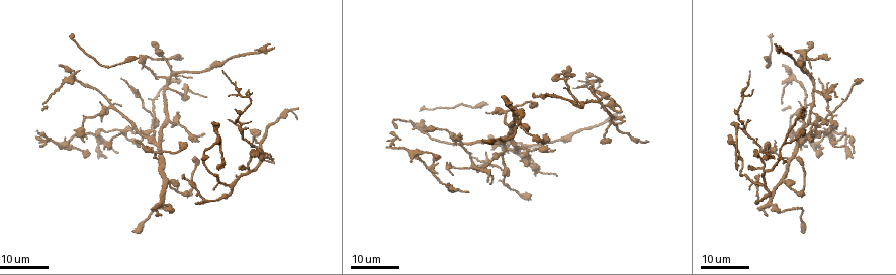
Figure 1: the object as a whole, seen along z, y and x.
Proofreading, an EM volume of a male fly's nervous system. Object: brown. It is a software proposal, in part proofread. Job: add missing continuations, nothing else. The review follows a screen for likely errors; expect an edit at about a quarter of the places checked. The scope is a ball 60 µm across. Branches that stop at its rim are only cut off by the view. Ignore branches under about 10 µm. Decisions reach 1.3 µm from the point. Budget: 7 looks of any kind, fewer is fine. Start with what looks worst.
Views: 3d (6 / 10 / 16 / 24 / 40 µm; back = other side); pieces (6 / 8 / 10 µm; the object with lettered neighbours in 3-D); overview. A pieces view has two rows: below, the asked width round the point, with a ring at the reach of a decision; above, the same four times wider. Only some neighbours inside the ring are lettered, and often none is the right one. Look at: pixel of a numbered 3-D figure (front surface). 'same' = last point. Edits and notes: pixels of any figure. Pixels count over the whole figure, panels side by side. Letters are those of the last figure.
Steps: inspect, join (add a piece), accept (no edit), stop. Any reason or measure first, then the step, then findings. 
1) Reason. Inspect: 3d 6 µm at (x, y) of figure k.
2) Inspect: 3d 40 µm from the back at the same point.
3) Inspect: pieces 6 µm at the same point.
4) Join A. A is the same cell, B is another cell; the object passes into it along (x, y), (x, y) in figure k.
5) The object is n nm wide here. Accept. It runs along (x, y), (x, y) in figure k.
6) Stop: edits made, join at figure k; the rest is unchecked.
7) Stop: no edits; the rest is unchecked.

Free end. Inspect: 3d 16 µm at (829, 57) of figure 1.

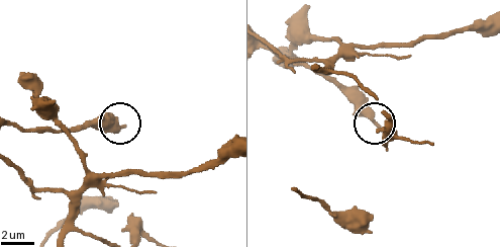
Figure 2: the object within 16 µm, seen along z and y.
Inspect: pieces 8 µm at (122, 126) of figure 2.

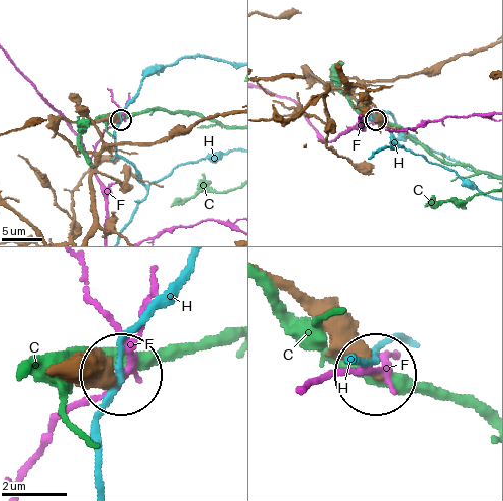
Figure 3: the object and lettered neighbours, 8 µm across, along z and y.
Accept. C, F and H are other cells; it runs along (271, 273), (374, 374) in figure 3; no lettered piece goes on from it.

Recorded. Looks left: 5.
An open end. Inspect: 3d 16 µm at (797, 157) of figure 1.

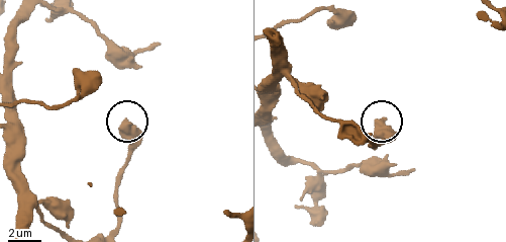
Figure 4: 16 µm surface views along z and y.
What lies round it. Inspect: pieces 10 µm at (124, 120) of figure 4.

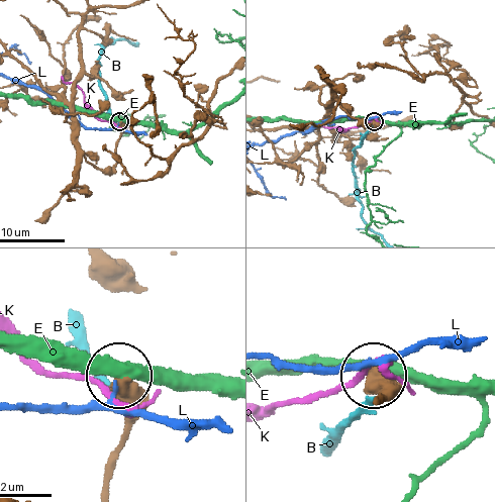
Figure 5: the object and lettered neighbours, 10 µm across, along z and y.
Accept. B, E, K and L are other cells; it runs along (106, 486), (106, 467), (126, 420), (121, 377) in figure 5; none of them fits.

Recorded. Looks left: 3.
Branch stops here. Inspect: 3d 16 µm at (530, 200) of figure 1.

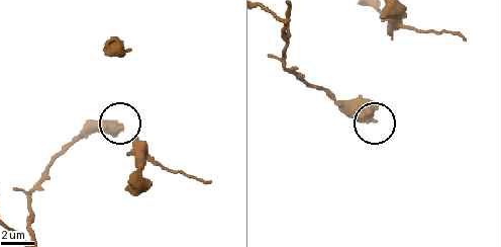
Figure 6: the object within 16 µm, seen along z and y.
Inspect: pieces 6 µm at (374, 119) of figure 6.

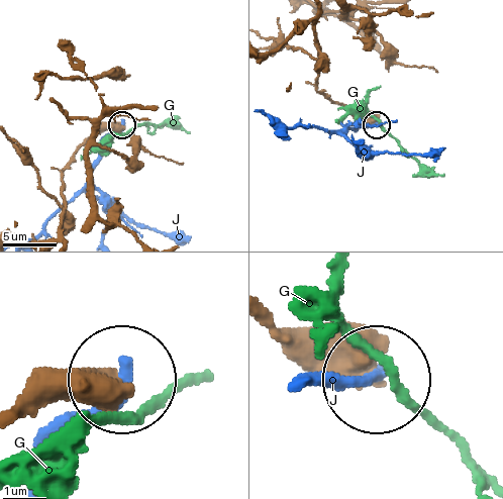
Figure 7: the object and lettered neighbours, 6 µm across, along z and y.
Accept. G and J are other cells; it runs along (270, 316), (291, 334), (334, 341), (375, 378) in figure 7; none of them fits.

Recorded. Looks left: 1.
Stop: no edits; the rest is unchecked.

